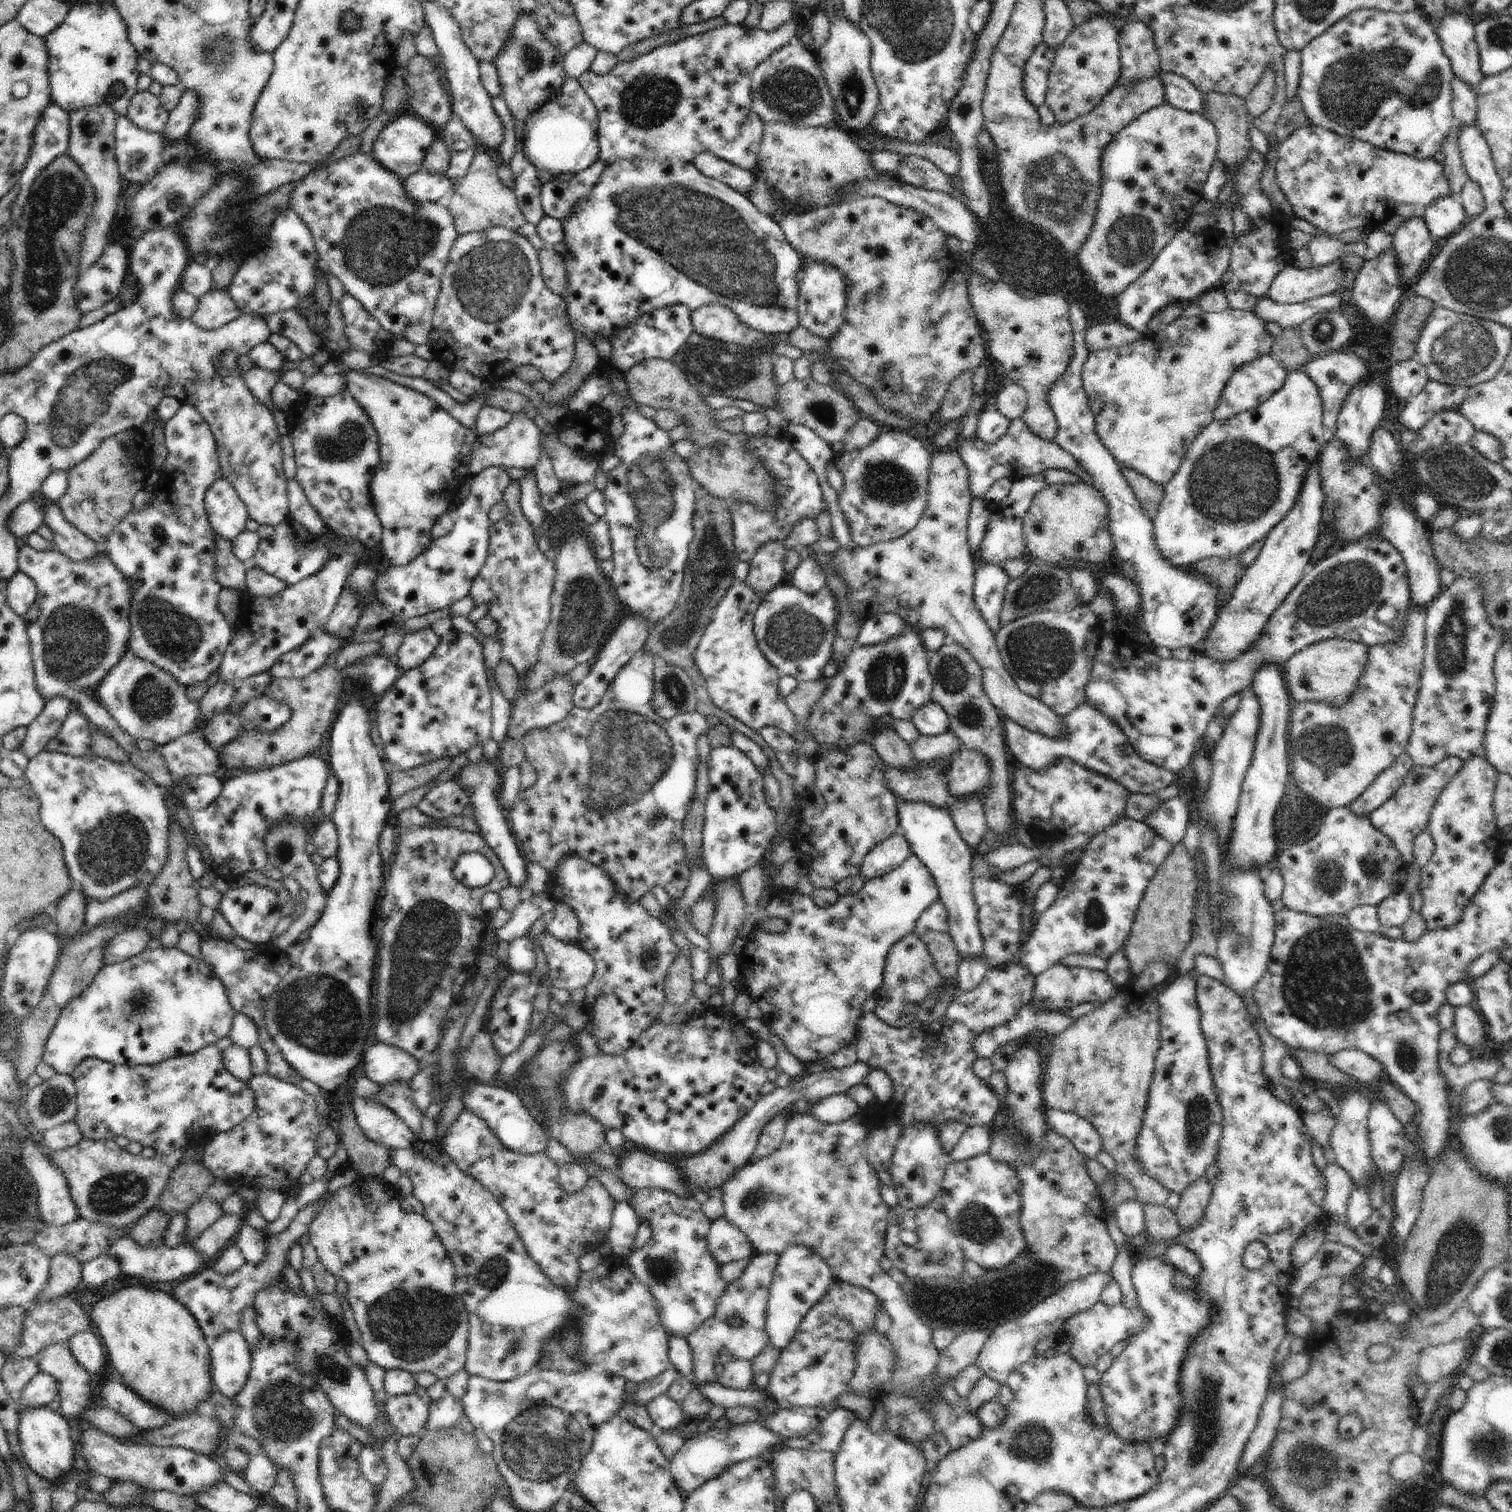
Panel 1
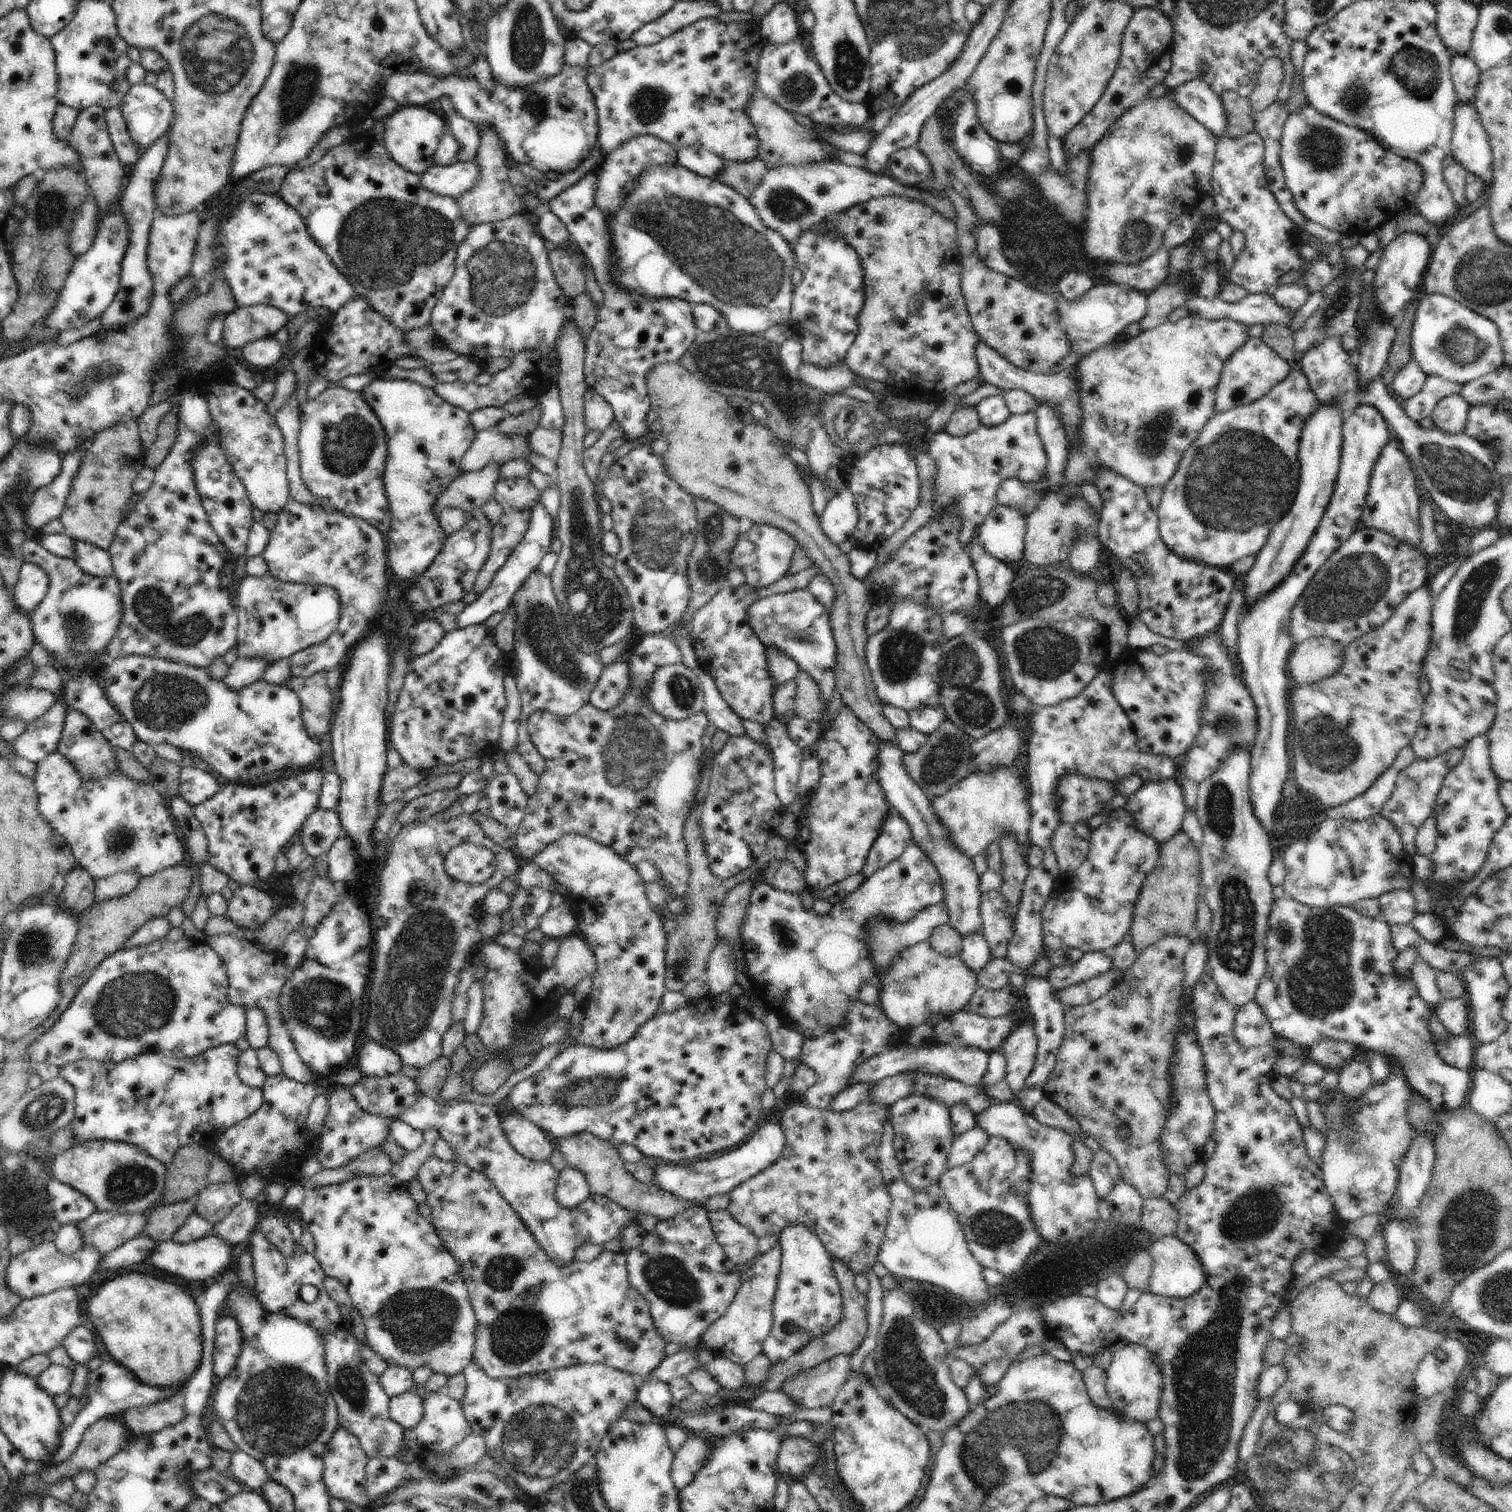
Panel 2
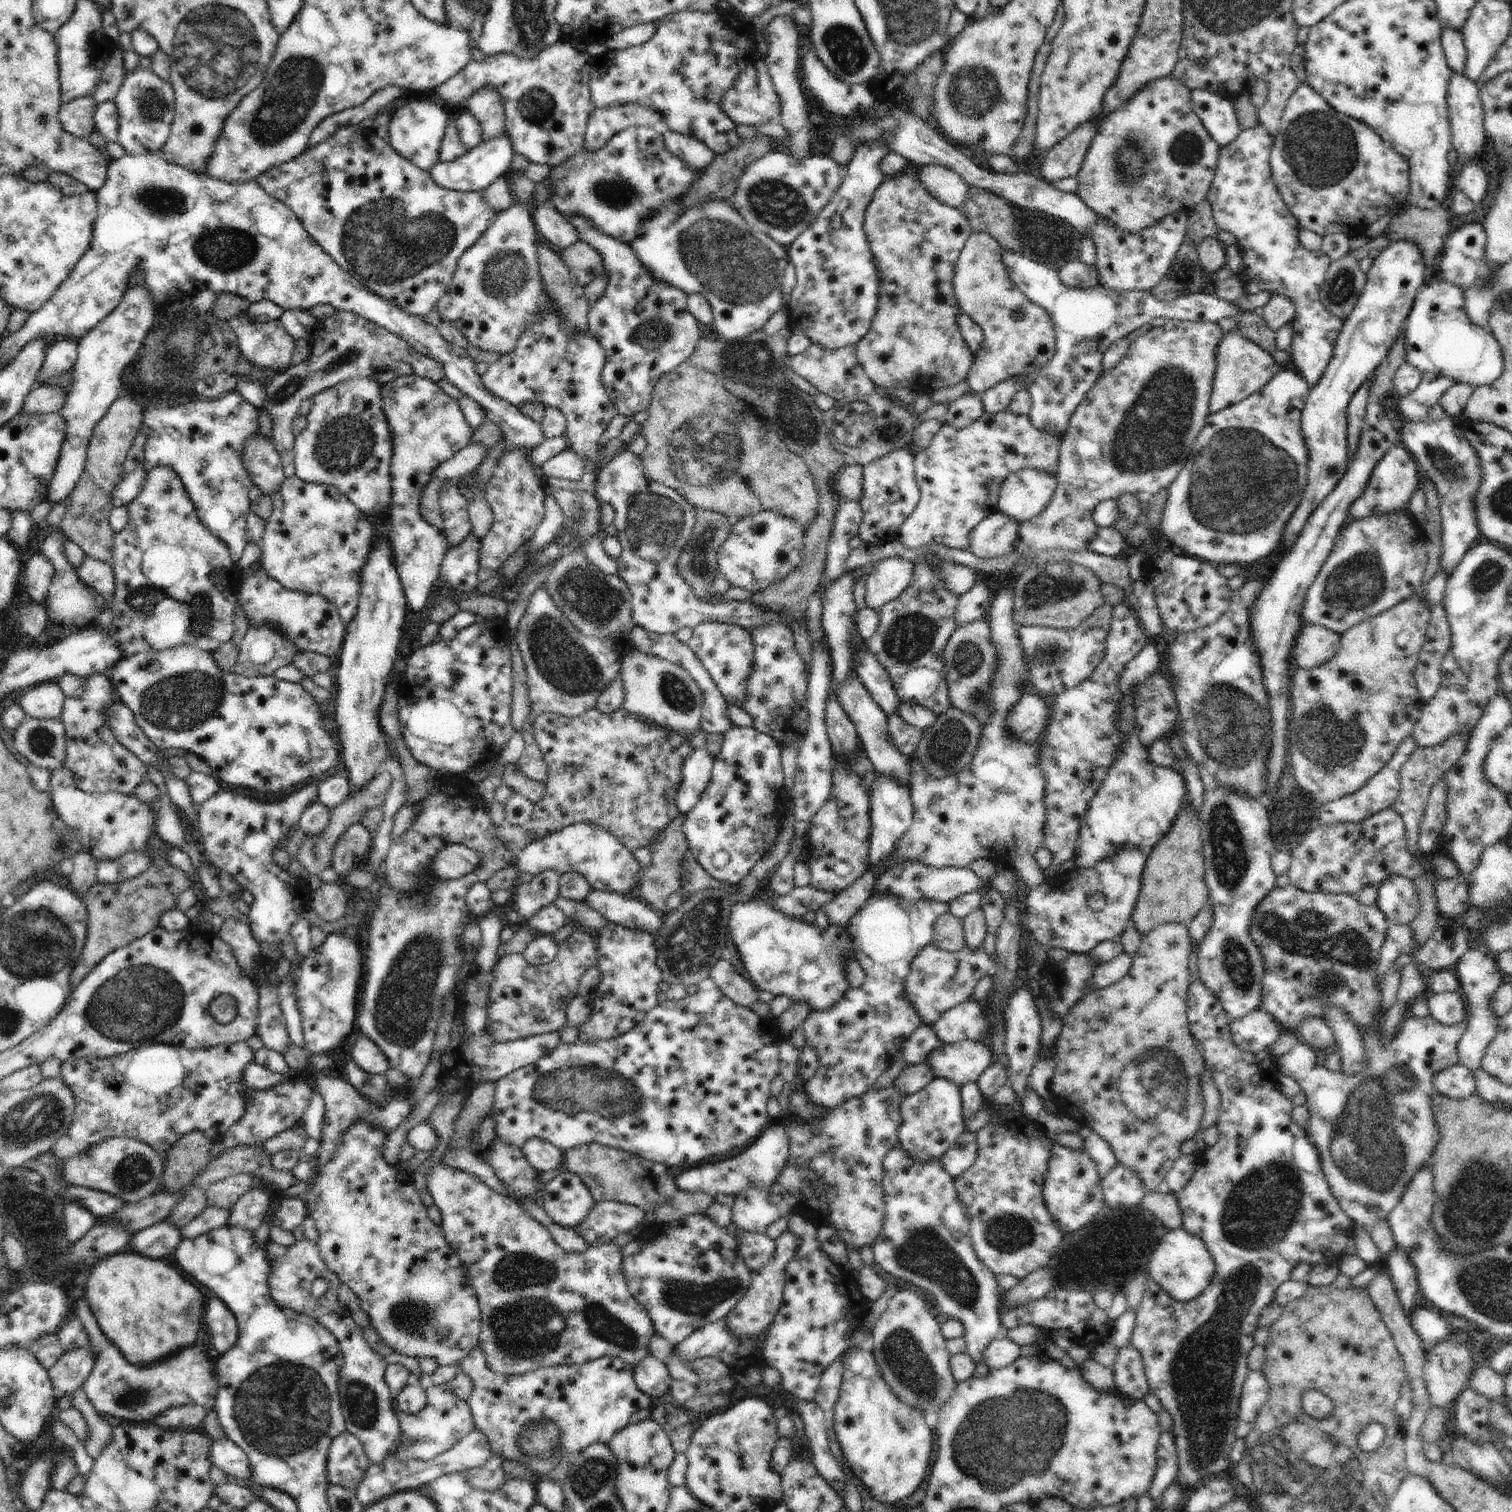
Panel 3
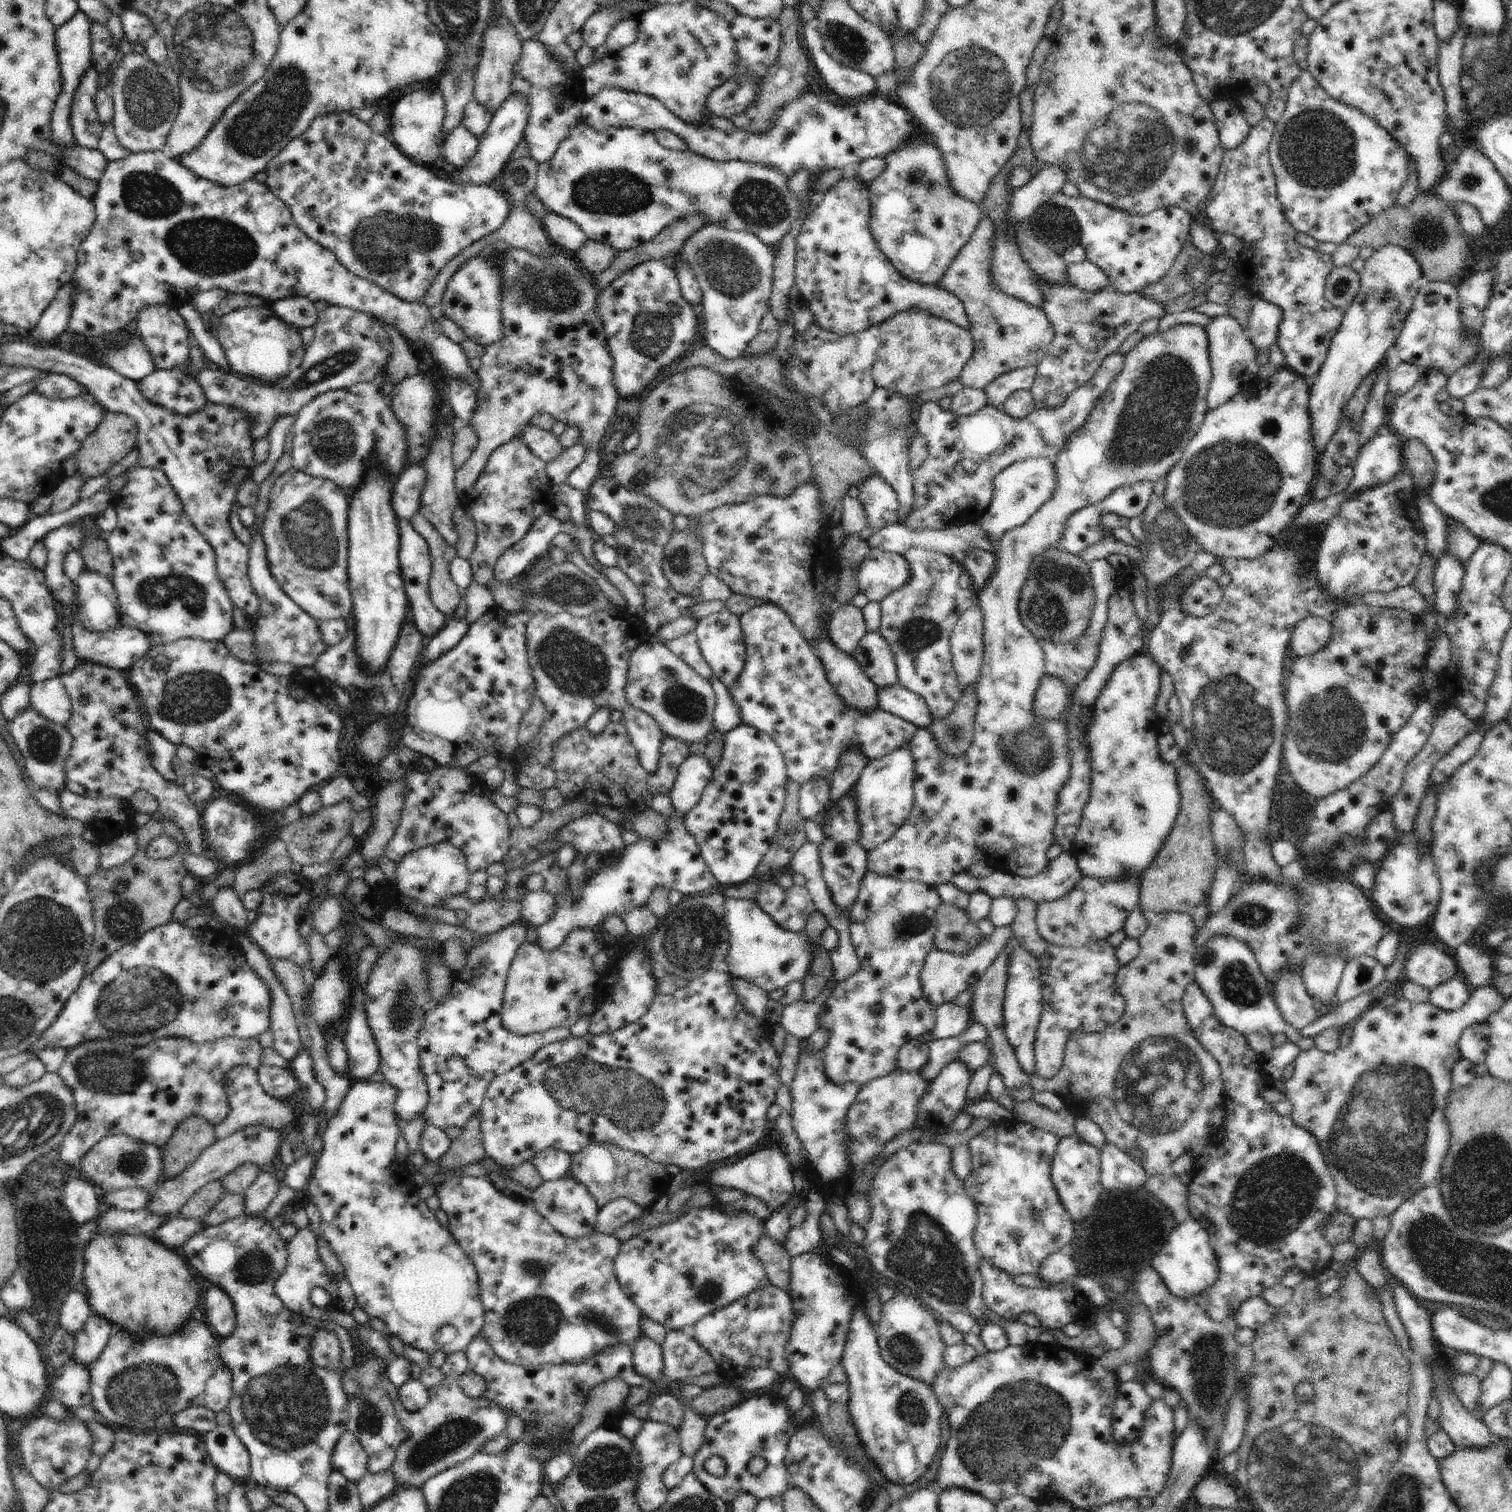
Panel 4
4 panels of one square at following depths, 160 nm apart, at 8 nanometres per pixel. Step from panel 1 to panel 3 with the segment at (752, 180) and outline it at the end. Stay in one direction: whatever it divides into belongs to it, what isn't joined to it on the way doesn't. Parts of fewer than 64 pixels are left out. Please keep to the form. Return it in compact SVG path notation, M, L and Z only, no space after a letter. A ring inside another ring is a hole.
M670 129L663 137L666 148L682 160L688 168L699 173L708 168L717 155L711 148L694 137L681 135Z

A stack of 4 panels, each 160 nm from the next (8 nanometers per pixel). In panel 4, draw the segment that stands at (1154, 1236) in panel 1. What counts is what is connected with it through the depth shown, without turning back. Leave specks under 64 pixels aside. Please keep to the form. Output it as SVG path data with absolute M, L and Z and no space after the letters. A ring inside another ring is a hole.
M1170 1166L1159 1175L1149 1177L1145 1188L1164 1206L1172 1210L1178 1225L1191 1218L1187 1207L1188 1193L1190 1193L1188 1187L1178 1175L1174 1174Z

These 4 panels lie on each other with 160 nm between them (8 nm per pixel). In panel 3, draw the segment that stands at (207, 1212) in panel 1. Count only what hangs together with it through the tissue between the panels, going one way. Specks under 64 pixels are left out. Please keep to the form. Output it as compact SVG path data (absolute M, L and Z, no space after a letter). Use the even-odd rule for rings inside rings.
M237 1174L212 1183L206 1191L207 1206L231 1209L242 1196L253 1188L253 1176Z

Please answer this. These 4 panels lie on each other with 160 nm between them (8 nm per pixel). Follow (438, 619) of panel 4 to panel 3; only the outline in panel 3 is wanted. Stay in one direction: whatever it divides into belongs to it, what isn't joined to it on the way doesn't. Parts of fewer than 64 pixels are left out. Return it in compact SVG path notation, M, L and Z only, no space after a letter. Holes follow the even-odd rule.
M416 373L381 385L381 407L393 436L390 465L391 505L387 518L389 546L395 560L407 606L419 611L435 589L449 542L442 530L430 524L420 512L423 490L436 468L471 443L474 429L467 423L458 400L448 396L437 383Z

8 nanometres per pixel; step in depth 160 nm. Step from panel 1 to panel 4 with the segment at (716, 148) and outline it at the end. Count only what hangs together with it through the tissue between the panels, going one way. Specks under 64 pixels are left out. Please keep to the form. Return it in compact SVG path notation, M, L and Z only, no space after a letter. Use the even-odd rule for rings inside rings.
M686 1L676 4L656 5L638 16L637 39L613 54L604 52L601 60L582 68L584 96L591 99L603 88L617 88L642 93L659 100L674 116L695 127L709 127L706 122L712 115L707 109L709 94L735 74L739 56L737 40L733 38L731 24L706 6Z

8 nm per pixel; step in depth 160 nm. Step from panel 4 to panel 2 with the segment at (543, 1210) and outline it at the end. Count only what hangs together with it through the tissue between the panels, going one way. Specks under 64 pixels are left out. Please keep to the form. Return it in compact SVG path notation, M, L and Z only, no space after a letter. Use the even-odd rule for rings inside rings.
M566 1165L559 1172L555 1197L563 1207L573 1209L590 1193L588 1181L580 1170Z

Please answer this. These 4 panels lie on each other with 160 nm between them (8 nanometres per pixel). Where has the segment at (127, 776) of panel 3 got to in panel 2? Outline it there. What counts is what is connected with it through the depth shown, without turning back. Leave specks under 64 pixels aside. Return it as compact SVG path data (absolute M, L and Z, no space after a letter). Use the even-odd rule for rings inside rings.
M67 706L67 715L57 751L61 752L81 774L82 780L98 780L109 772L119 769L115 761L113 746L104 735L88 720L85 714Z

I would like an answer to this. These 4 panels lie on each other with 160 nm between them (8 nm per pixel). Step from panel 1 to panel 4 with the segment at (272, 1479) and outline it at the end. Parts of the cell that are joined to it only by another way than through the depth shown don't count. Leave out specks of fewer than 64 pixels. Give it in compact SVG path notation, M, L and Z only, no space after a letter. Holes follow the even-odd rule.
M214 1427L202 1438L205 1448L219 1471L225 1472L236 1482L250 1480L251 1458L248 1450L232 1427Z

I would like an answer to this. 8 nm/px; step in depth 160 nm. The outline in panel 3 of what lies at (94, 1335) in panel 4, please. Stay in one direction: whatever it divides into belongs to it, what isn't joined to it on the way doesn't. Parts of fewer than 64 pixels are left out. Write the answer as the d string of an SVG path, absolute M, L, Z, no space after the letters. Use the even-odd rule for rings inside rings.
M90 1342L85 1347L64 1353L48 1371L57 1395L71 1395L85 1383L92 1371L96 1355L91 1352Z

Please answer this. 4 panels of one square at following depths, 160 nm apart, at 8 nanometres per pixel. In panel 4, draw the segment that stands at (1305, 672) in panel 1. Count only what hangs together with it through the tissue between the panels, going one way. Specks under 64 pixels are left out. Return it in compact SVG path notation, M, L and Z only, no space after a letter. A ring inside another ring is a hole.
M1304 617L1292 631L1289 642L1292 652L1297 657L1316 654L1329 643L1330 635L1332 634L1331 628L1331 621L1325 618Z

